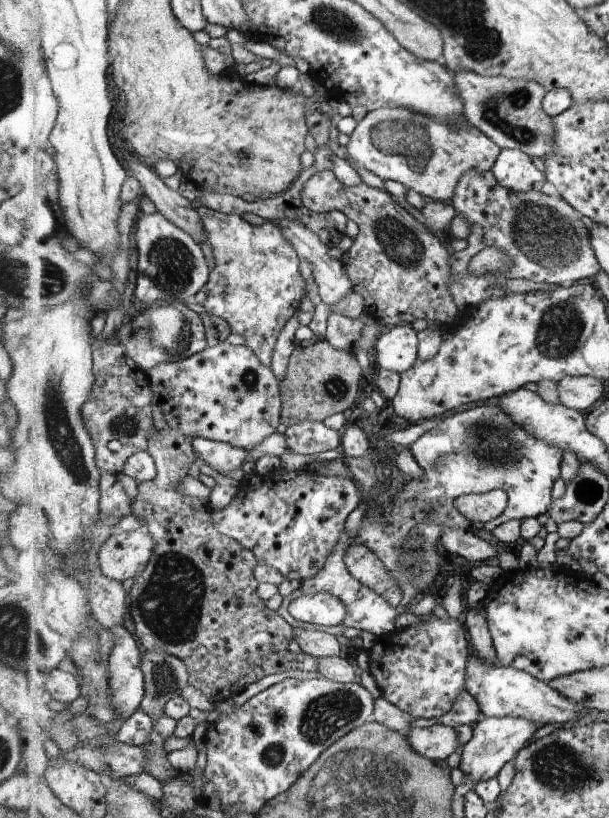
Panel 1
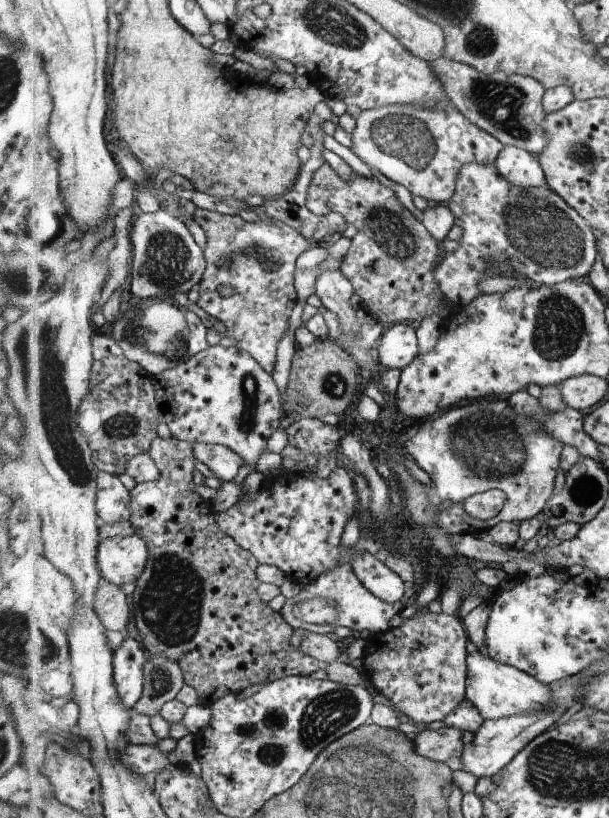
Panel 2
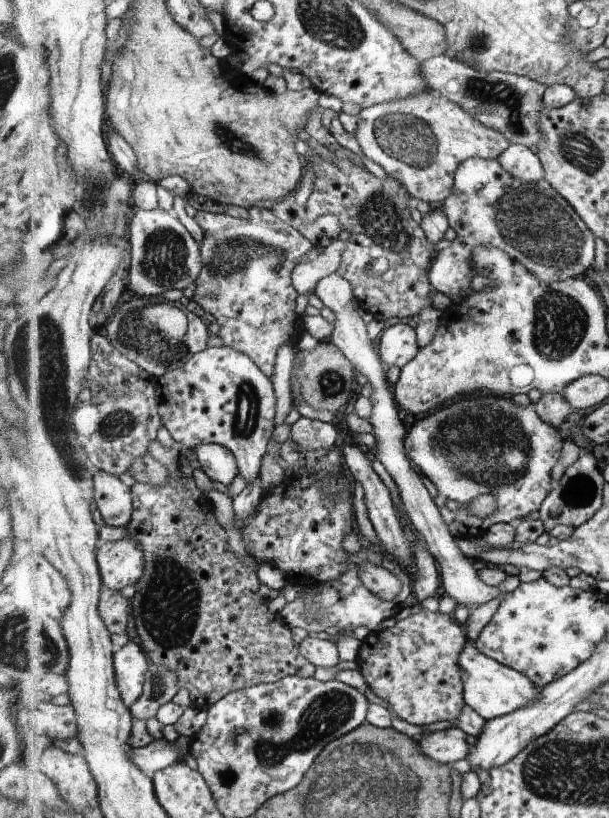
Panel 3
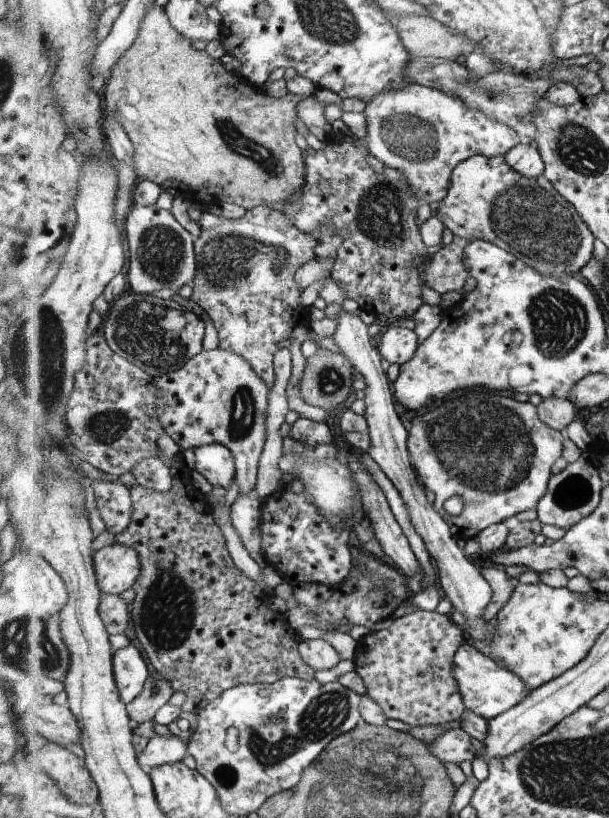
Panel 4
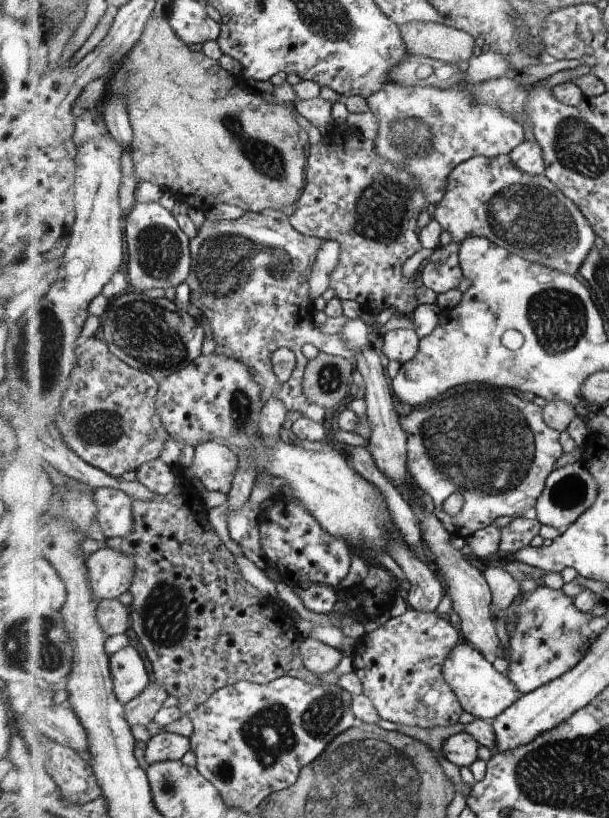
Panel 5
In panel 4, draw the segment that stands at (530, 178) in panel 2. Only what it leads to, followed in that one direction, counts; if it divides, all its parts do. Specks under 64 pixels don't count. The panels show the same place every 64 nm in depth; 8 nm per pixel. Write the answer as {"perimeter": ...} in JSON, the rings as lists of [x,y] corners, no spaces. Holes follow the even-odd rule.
{"perimeter":[[[519,143],[504,156],[508,165],[519,174],[529,178],[544,175],[546,166],[544,158],[535,143]]]}

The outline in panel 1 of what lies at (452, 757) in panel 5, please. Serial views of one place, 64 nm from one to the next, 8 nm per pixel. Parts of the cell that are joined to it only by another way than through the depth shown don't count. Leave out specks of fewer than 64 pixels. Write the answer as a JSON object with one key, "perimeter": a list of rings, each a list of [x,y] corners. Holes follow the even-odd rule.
{"perimeter":[[[441,723],[415,724],[406,737],[420,755],[434,761],[445,761],[462,748],[457,731]]]}

